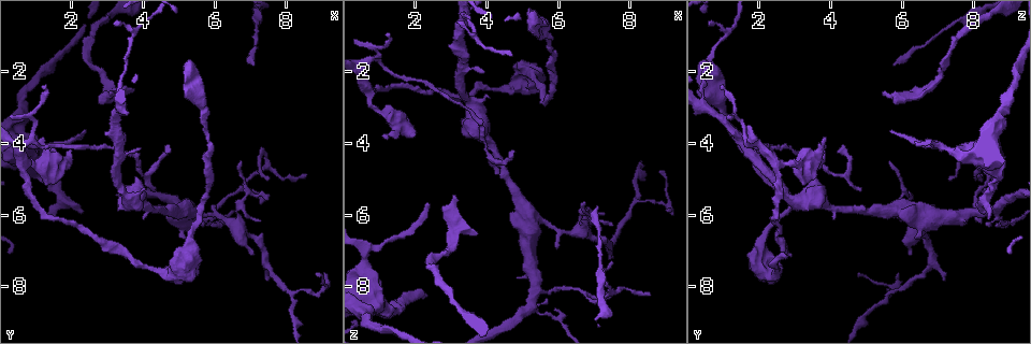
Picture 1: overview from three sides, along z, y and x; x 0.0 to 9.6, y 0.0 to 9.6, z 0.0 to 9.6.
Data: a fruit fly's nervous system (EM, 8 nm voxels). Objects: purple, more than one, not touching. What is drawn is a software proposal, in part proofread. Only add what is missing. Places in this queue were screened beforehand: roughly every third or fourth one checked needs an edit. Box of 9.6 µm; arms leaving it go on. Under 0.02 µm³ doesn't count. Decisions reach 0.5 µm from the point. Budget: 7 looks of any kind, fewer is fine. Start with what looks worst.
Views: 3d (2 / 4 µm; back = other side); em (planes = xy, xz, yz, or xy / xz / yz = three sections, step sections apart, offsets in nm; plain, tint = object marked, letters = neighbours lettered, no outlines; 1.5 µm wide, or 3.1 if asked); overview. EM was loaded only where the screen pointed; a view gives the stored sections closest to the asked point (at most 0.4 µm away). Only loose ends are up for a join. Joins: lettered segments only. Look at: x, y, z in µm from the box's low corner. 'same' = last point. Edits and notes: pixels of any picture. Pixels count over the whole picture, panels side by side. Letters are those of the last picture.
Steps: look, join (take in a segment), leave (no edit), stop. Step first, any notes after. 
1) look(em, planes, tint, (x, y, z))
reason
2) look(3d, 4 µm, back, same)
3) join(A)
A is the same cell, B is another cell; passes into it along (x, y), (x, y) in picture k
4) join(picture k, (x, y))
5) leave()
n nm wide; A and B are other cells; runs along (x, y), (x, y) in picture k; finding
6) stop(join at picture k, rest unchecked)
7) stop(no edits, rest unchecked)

look(em, planes, letters, (1.25, 3.90, 3.90))
free end

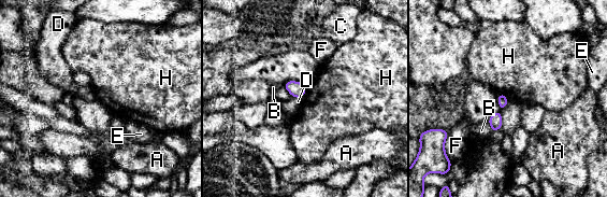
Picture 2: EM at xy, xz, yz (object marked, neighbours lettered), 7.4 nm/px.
leave()
H touches over 100 nm; A, B, C, D, E, F and H are other cells; border along (306, 86), (305, 93), (301, 98) in picture 2; no lettered segment goes on from it

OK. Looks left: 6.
look(3d, 2 µm, (2.25, 6.00, 8.25))
free end

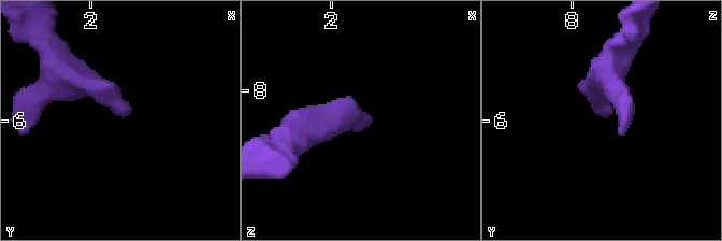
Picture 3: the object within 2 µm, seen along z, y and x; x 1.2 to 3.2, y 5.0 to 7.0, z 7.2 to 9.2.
look(em, planes, tint, (2.28, 5.98, 8.28))

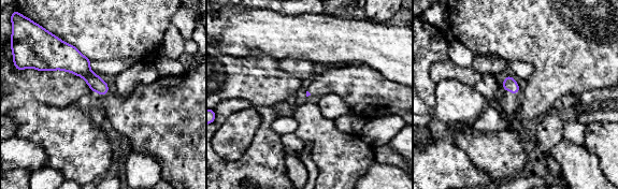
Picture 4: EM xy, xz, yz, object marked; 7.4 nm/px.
look(em, planes, letters, same)

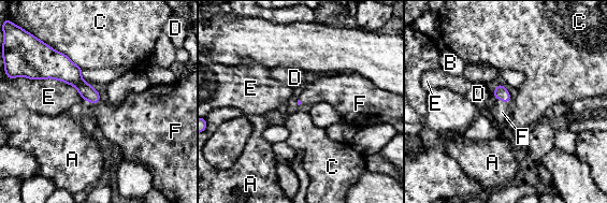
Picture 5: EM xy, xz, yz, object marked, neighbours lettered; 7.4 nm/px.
join(F)
F is the same cell, A, B, C, D and E are other cells; passes into it along (501, 92), (502, 100), (500, 111) in picture 5; the neuron continues

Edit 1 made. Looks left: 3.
look(overview)

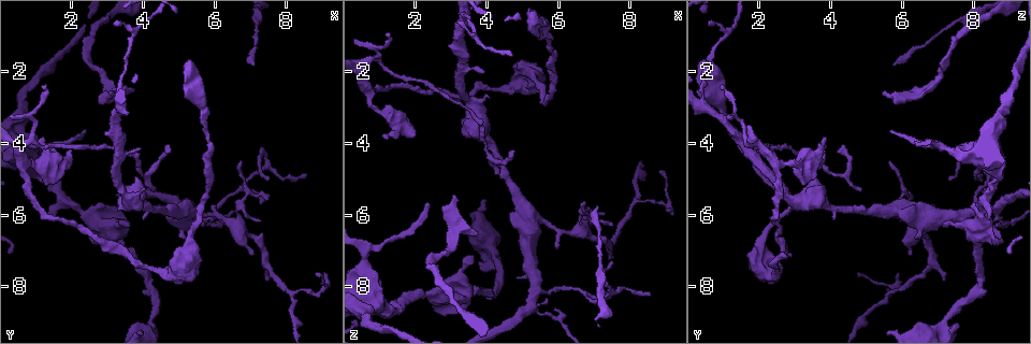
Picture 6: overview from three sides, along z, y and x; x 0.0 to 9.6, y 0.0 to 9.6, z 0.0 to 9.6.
look(em, planes, letters, (8.80, 7.65, 4.80))
thin end

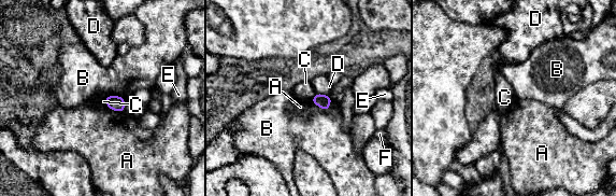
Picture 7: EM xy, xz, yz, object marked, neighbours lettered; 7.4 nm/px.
leave()
100 nm wide; A, B, C, D, E and F are other cells; border along (316, 94), (311, 100) in picture 7; no lettered segment goes on from it

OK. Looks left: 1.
stop(join at picture 5, rest unchecked)

